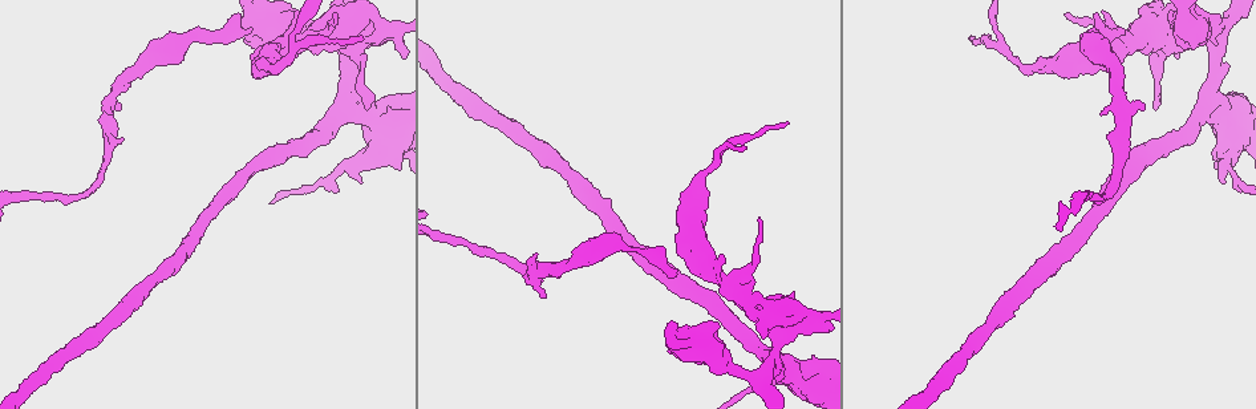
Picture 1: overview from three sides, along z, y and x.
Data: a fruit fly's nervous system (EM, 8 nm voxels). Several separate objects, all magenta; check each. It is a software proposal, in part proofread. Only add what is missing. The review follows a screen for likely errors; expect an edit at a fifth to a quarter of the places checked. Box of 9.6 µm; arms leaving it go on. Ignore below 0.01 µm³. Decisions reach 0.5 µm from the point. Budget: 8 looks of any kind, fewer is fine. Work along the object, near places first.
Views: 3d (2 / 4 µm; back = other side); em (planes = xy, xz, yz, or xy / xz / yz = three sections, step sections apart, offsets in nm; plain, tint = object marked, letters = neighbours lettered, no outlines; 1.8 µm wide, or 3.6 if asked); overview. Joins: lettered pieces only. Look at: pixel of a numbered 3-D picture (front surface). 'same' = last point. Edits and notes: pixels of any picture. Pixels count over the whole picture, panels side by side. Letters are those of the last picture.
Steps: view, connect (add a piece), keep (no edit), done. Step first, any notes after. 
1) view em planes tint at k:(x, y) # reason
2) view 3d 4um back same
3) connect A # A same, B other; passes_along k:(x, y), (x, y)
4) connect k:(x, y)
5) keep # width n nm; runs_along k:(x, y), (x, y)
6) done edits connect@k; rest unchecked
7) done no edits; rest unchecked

view 3d 4um at 1:(371, 138) # thick turns thin

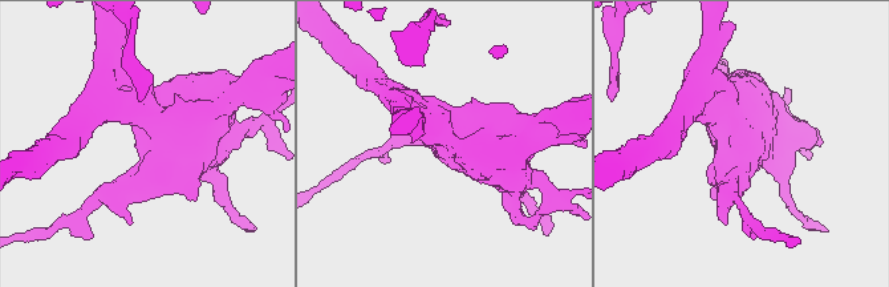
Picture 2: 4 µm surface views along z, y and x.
view em 3.6um planes plain at 2:(152, 152)

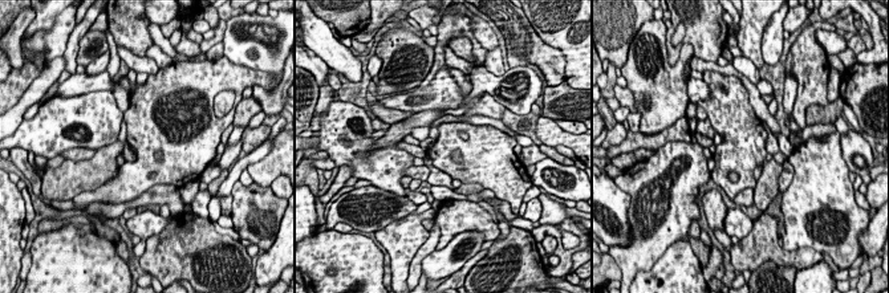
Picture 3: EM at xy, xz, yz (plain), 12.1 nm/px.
view em 3.6um planes letters same # what lies round it

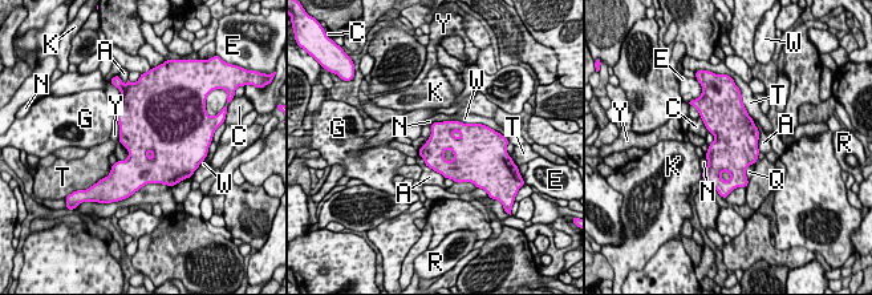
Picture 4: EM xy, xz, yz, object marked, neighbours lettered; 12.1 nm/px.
keep # width 550 nm; A other, C other, E other, G other, K other, N other, Q other, R other, T other, W other, Y other; border 4:(455, 120), (475, 124); none of them fits

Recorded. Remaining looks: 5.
view 3d 4um at 1:(1156, 108) # an open end

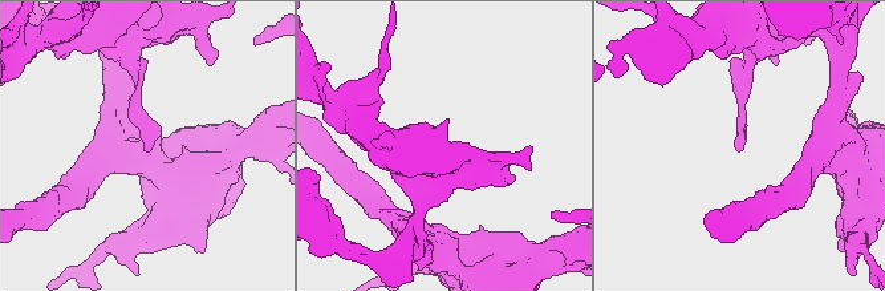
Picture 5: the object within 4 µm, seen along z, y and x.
view em planes letters at 5:(148, 150) # shape alone is not enough

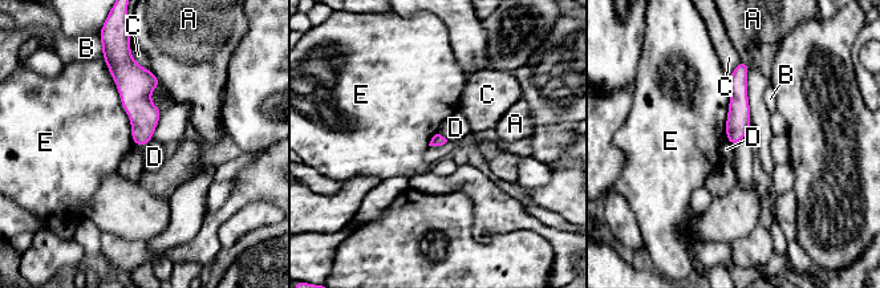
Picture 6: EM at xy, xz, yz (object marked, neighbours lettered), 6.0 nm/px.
keep # A other, B other, C other, D other, E other; border 6:(438, 133), (447, 141); none of them fits

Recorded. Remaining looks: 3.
view 3d 2um at 1:(734, 294) # thick turns thin

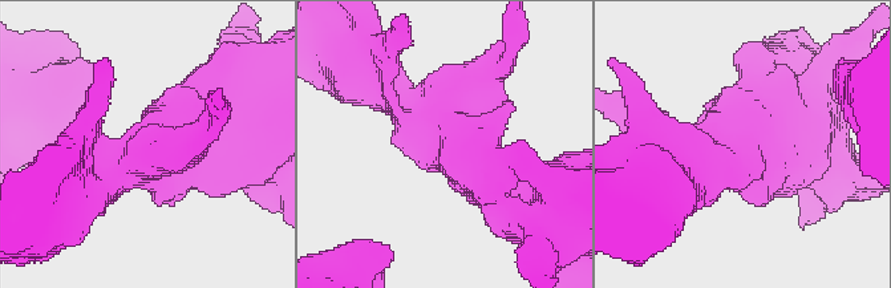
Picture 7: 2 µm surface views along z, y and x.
view em planes plain at 7:(736, 151)

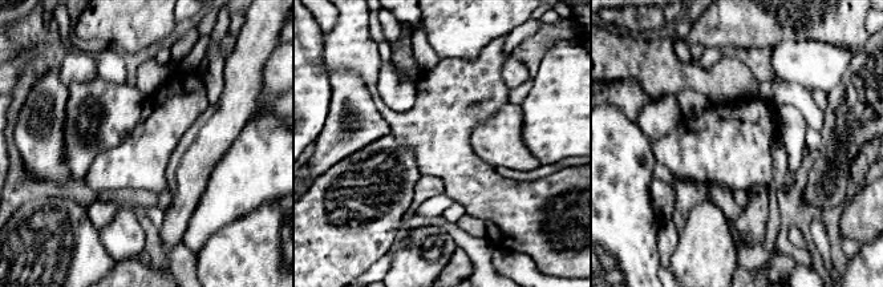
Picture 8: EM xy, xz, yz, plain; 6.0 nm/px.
view em planes letters same

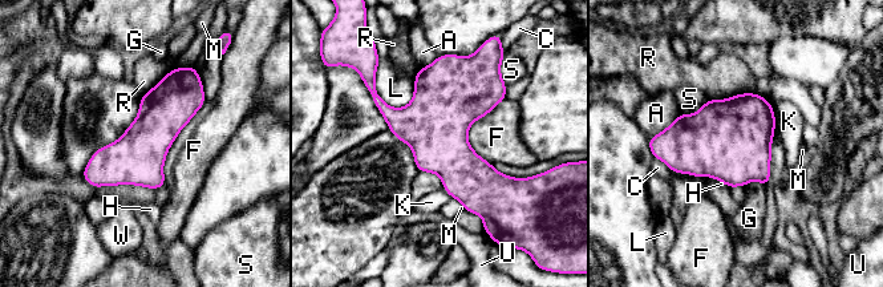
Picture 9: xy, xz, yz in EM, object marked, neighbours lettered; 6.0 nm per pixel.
keep # width 320 nm; A other, C other, F other, G other, H other, K other, L other, M other, R other, S other, U other, W other; runs_along 9:(183, 76), (174, 101), (92, 181); none of them fits

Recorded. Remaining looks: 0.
done no edits; rest unchecked

